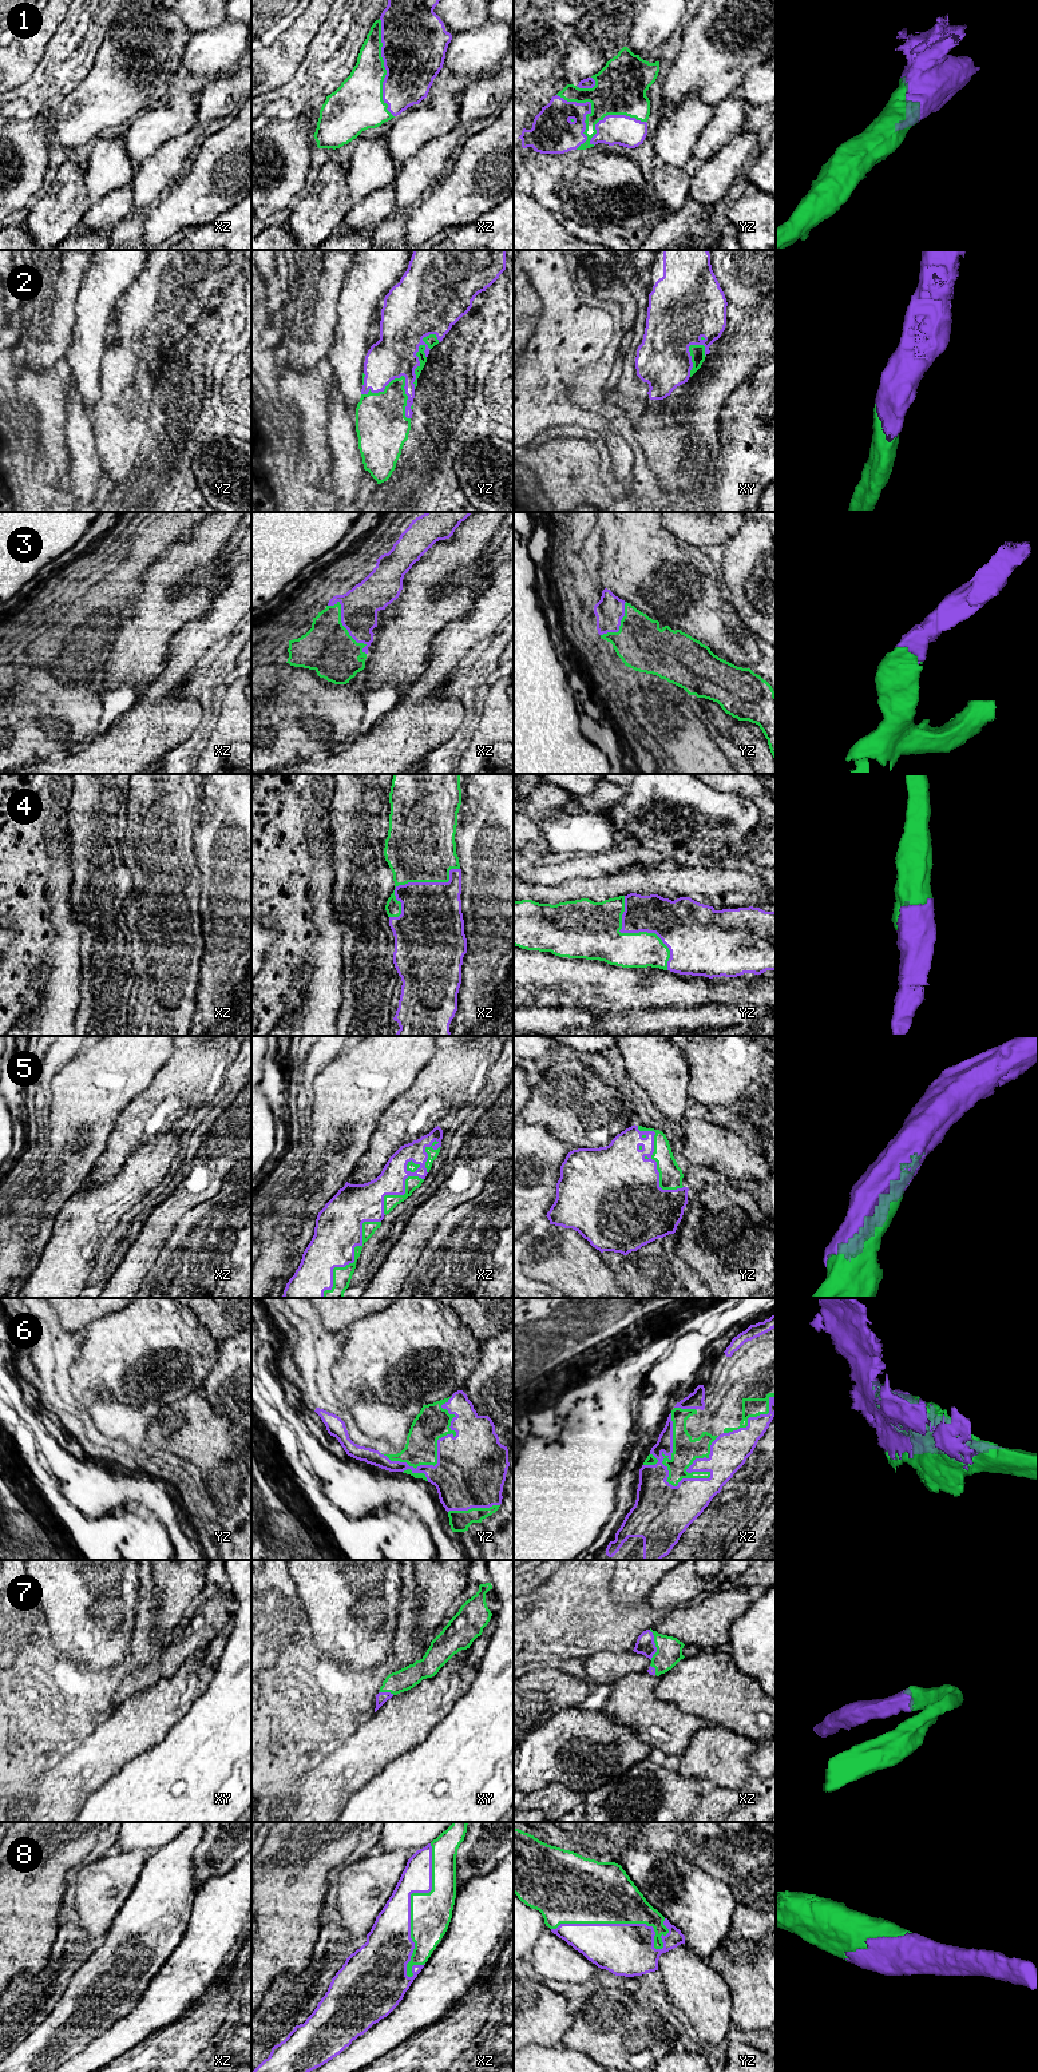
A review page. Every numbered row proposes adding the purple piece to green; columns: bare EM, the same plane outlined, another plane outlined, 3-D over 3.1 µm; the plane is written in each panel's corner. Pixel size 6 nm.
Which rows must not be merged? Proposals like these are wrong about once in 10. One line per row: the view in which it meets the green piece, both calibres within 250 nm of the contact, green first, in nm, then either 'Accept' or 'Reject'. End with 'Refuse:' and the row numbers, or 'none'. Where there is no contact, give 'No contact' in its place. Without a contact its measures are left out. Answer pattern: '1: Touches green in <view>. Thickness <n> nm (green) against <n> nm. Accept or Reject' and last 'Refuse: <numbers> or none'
1: Touches green in yz. Thickness 180 nm (green) against 260 nm. Accept
2: Touches green in yz. Thickness 260 nm (green) against 260 nm. Accept
3: Touches green in xz. Thickness 300 nm (green) against 220 nm. Accept
4: Touches green in xz. Thickness 420 nm (green) against 380 nm. Accept
5: Touches green in xz. Thickness 110 nm (green) against 280 nm. Accept
6: Touches green in xz. Thickness 160 nm (green) against 300 nm. Accept
7: Touches green in xz. Thickness 160 nm (green) against 120 nm. Accept
8: Touches green in xz. Thickness 240 nm (green) against 260 nm. Accept
Refuse: none

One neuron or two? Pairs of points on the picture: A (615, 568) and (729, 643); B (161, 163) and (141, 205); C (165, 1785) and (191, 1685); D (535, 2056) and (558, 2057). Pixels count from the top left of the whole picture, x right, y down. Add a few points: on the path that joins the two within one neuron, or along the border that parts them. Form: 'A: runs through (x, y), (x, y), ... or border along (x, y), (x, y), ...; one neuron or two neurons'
A: runs through (644, 568), (682, 600), (686, 600), (701, 615); one neuron
B: runs through (158, 174), (149, 183), (145, 194); one neuron
C: border along (203, 1693), (162, 1739); two neurons
D: runs through (541, 2057), (553, 2057); one neuron

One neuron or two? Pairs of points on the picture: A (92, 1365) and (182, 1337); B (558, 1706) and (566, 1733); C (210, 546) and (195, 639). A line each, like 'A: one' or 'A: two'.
A: one
B: two
C: two

